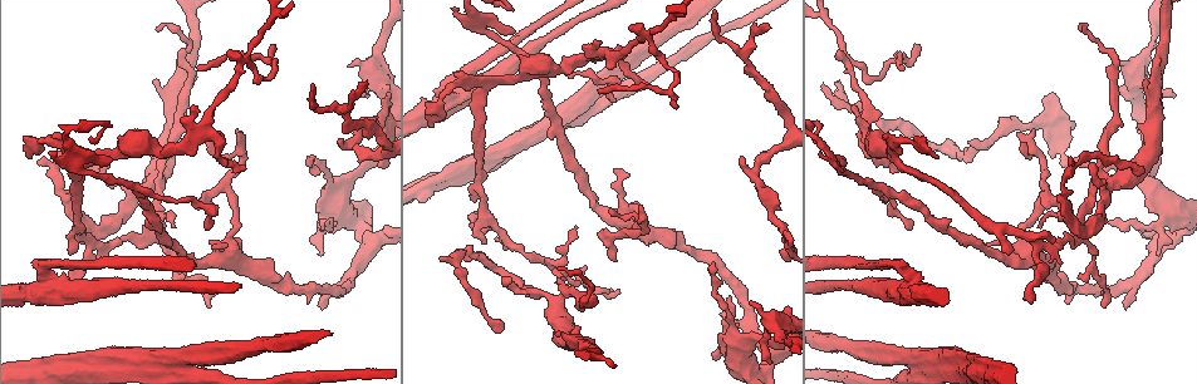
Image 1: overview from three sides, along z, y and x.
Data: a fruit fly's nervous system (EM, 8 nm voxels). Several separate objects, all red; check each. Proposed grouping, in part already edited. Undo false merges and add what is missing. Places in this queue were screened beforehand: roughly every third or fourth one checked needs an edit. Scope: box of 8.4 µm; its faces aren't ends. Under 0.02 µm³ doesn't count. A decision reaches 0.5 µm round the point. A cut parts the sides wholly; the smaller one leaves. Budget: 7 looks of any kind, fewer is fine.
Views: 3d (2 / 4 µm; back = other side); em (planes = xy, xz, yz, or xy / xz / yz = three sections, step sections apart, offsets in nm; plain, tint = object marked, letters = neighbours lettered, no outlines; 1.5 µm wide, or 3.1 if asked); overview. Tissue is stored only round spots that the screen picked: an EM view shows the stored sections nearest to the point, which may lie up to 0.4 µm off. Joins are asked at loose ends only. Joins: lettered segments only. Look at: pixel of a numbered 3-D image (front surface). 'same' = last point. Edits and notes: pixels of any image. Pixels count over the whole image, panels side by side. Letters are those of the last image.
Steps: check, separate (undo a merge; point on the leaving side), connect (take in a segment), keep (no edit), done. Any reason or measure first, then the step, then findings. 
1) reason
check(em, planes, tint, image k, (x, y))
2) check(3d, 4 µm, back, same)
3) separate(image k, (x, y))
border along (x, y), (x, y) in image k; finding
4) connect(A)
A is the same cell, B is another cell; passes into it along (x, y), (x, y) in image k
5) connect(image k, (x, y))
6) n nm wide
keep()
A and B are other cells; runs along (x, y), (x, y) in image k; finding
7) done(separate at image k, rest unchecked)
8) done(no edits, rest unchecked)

narrows sharply
check(3d, 4 µm, image 1, (1093, 259))

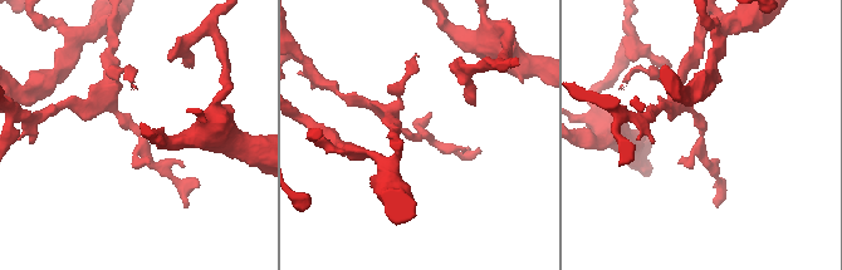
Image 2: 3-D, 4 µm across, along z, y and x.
shape alone is not enough
check(em, planes, tint, image 2, (703, 140))

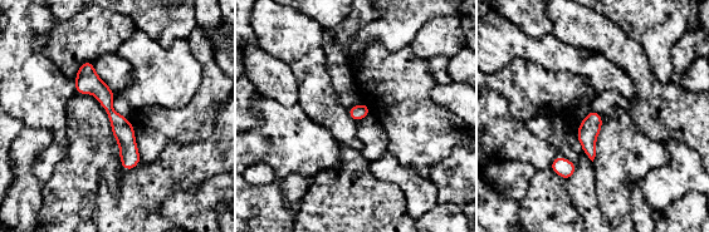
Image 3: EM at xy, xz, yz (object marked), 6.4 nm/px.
check(em, planes, letters, same)

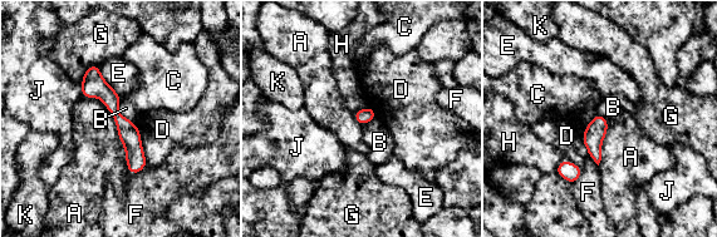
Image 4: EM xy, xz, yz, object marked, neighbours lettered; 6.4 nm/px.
keep()
A, B, C, D, E, F, G, H, J and K are other cells; continuous, no second neuron

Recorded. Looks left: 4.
calibre changes
check(3d, 2 µm, image 1, (1112, 177))

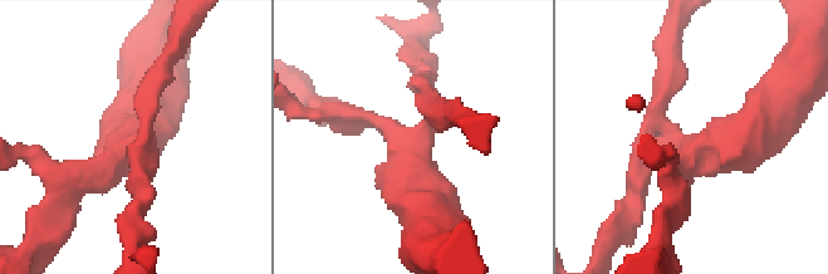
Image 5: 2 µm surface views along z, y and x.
now the EM
check(em, yz, step 4, tint, image 5, (416, 134))

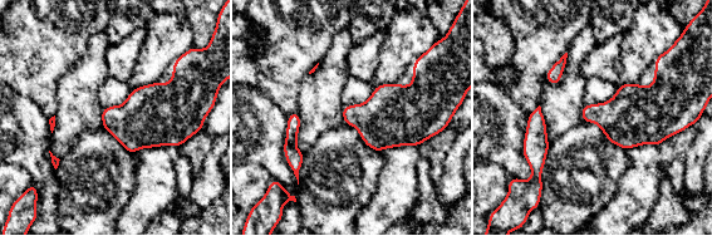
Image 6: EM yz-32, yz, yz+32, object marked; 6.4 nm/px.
cut it another way
check(em, planes, letters, same)

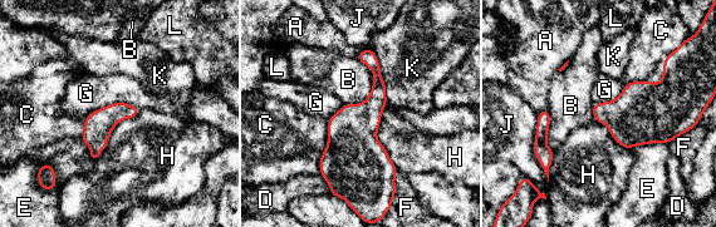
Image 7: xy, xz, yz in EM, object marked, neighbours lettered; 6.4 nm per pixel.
190 nm wide
keep()
A, B, C, D, E, F, G, H, J, K and L are other cells; border along (386, 104), (377, 141), (398, 171) in image 7; all the same neuron

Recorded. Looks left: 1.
done(no edits, rest unchecked)

